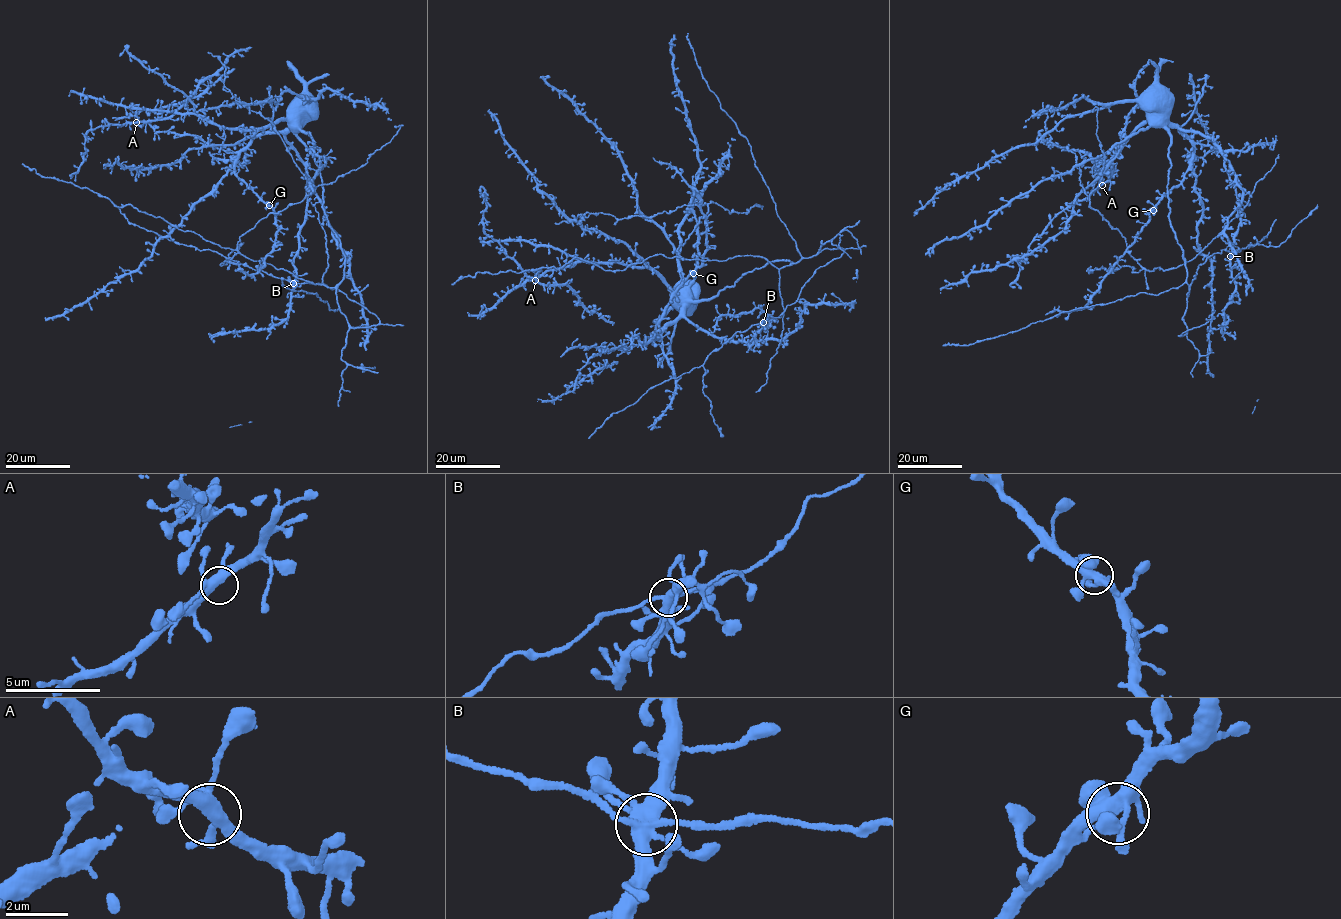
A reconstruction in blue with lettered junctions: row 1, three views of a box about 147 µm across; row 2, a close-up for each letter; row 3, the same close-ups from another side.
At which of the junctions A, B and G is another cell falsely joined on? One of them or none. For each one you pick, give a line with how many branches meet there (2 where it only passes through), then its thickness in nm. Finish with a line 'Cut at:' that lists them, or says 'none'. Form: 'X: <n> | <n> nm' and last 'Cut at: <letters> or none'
Cut at: none

